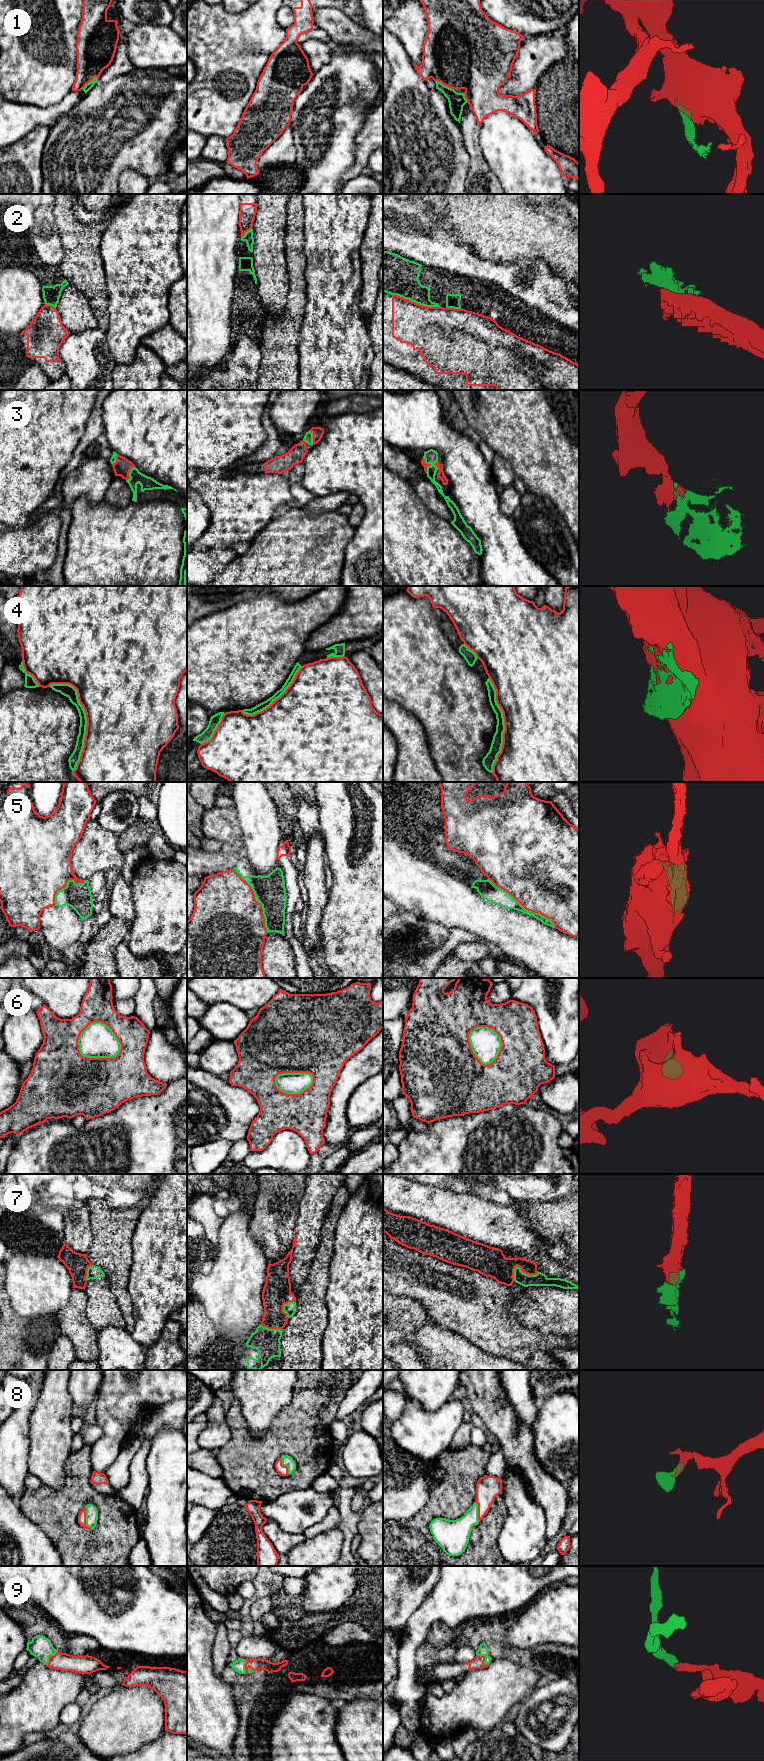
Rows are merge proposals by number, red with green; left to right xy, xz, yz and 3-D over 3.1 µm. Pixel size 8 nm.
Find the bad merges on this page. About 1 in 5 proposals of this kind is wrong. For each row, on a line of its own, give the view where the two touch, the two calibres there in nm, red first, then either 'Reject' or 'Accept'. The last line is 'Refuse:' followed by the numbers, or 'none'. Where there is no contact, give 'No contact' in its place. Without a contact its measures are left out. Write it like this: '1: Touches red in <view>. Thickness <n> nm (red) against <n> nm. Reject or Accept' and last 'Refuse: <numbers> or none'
1: Touches red in xy. Thickness 300 nm (red) against 50 nm. Accept
2: Touches red in yz. Thickness 380 nm (red) against 300 nm. Reject
3: Touches red in yz. Thickness 40 nm (red) against 110 nm. Accept
4: Touches red in xy. Thickness 500 nm (red) against 100 nm. Reject
5: Touches red in yz. Thickness 500 nm (red) against 140 nm. Reject
6: Touches red in xy. Thickness 480 nm (red) against 280 nm. Reject
7: Touches red in yz. Thickness 240 nm (red) against 110 nm. Accept
8: Touches red in xy. Thickness 60 nm (red) against 100 nm. Accept
9: Touches red in xz. Thickness 100 nm (red) against 100 nm. Accept
Refuse: 2, 4, 5, 6

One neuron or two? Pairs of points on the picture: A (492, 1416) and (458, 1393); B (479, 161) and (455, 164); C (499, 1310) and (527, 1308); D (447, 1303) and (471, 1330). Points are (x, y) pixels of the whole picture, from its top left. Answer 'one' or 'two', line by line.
A: two
B: two
C: two
D: one

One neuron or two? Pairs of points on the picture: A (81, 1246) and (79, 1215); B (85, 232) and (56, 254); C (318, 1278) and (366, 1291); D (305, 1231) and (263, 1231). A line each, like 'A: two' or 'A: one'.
A: one
B: two
C: two
D: two

